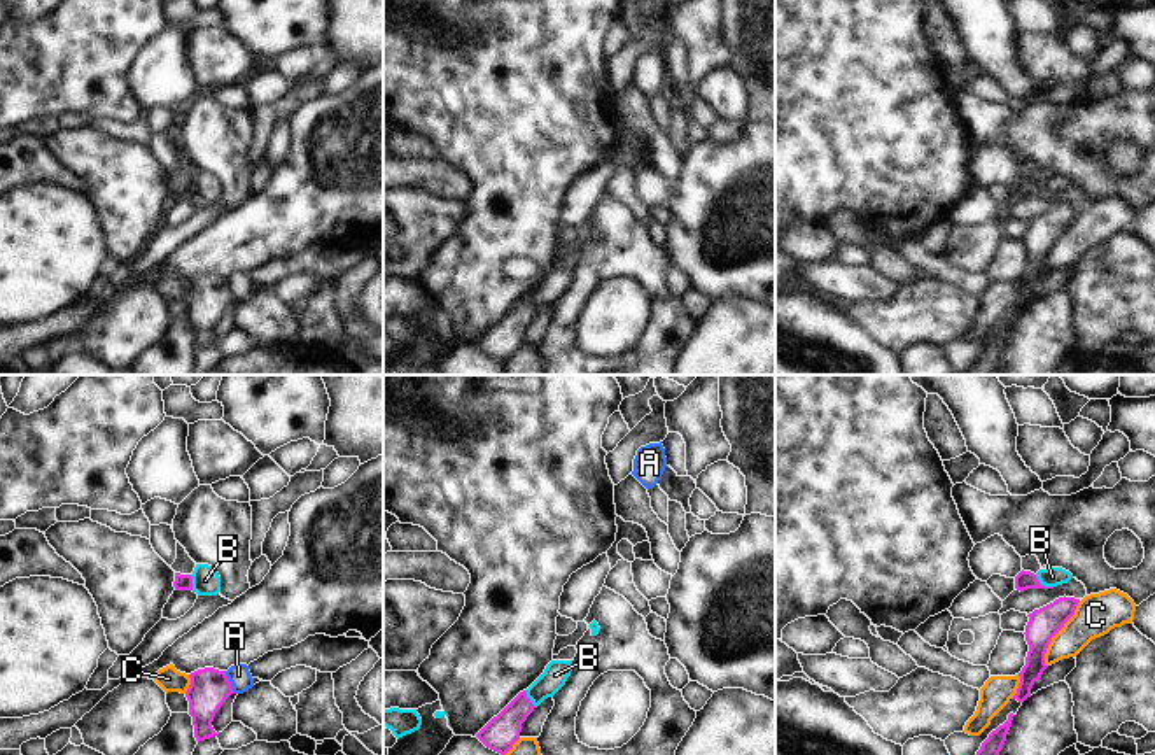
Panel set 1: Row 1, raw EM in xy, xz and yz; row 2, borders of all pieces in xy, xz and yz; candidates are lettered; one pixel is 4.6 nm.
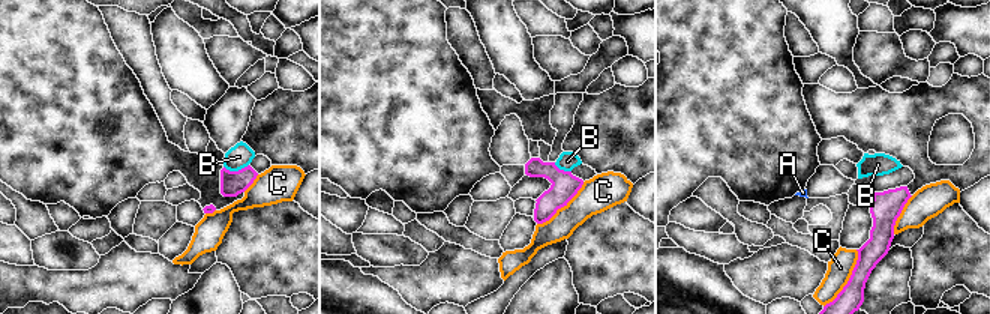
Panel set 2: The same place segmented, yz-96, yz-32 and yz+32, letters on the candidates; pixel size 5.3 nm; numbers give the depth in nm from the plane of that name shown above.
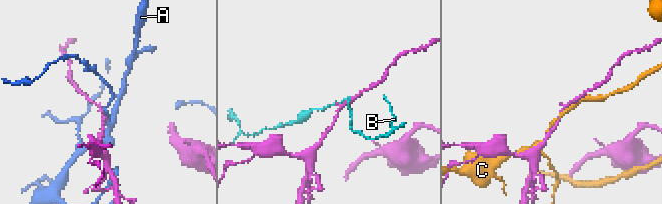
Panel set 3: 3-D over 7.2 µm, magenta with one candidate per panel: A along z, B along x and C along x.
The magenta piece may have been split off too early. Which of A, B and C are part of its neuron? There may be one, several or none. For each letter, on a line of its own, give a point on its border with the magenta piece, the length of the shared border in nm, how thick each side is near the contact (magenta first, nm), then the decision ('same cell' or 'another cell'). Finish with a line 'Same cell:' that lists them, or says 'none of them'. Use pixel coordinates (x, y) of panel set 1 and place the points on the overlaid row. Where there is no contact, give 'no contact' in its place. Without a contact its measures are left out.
A: contact xy (230, 682); length 120 nm; calibres 180 and 100 nm; another cell
B: contact yz (1043, 585); length 110 nm; calibres 90 and 90 nm; another cell
C: contact yz (1056, 633); length 340 nm; calibres 150 and 190 nm; another cell
Same cell: none of them

